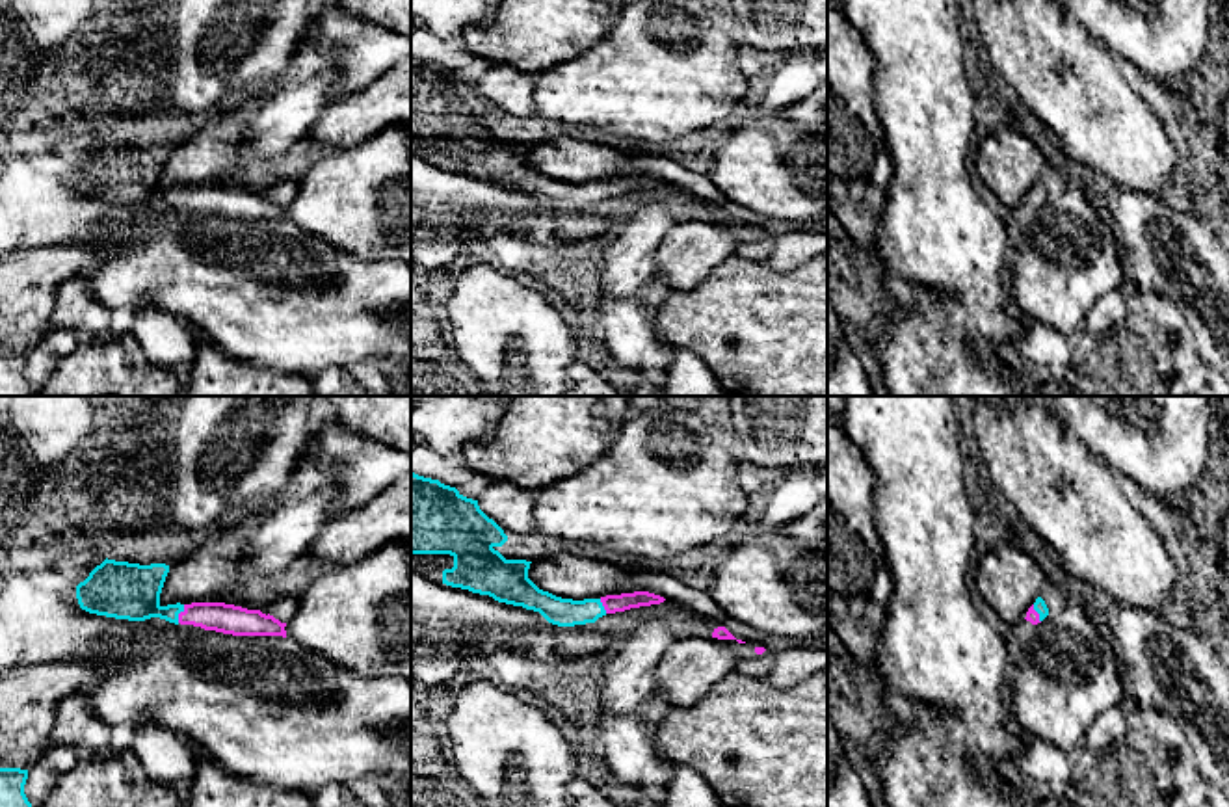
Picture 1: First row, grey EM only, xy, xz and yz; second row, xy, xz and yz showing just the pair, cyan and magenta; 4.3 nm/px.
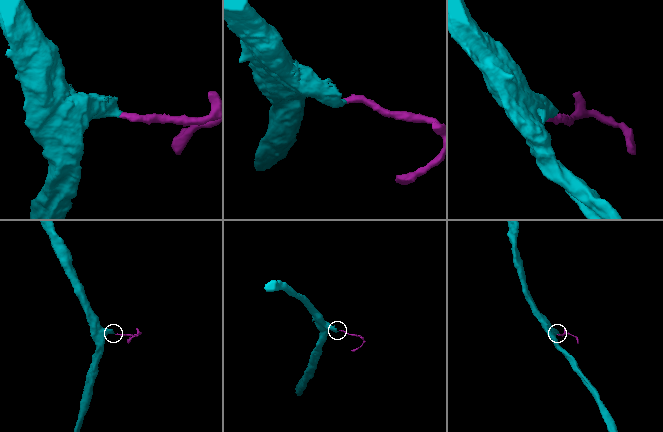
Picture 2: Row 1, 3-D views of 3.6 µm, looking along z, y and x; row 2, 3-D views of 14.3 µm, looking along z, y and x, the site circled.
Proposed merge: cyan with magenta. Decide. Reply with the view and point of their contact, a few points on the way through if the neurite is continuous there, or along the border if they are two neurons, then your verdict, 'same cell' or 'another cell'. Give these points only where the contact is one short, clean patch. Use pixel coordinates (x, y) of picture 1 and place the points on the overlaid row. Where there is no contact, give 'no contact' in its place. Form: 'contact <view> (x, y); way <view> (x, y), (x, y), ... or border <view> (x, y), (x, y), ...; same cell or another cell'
contact xy (179, 612); way xy (131, 592), (155, 610), (179, 612), (224, 618); same cell

